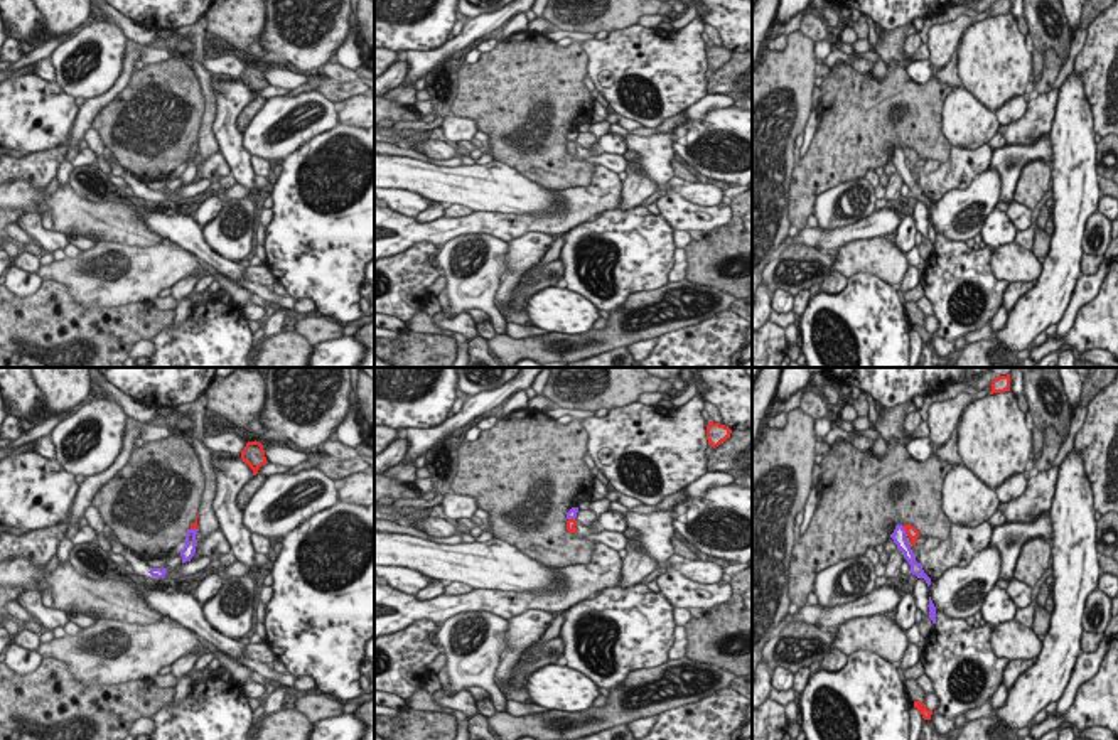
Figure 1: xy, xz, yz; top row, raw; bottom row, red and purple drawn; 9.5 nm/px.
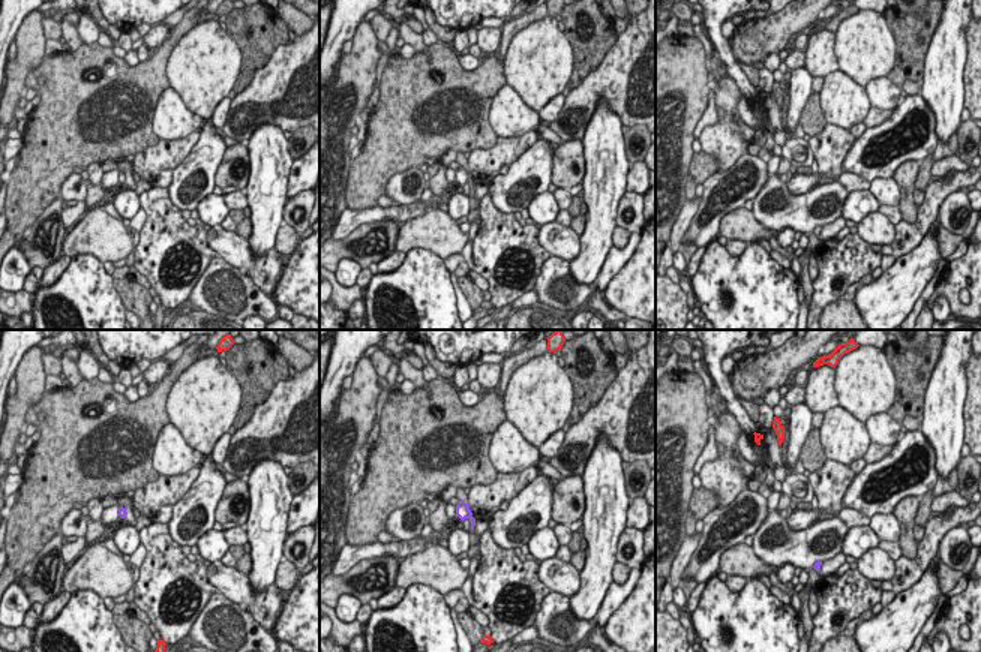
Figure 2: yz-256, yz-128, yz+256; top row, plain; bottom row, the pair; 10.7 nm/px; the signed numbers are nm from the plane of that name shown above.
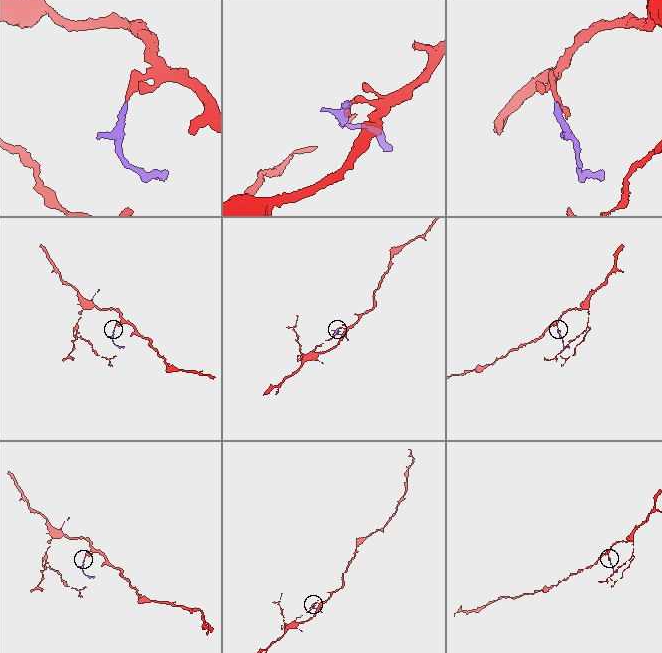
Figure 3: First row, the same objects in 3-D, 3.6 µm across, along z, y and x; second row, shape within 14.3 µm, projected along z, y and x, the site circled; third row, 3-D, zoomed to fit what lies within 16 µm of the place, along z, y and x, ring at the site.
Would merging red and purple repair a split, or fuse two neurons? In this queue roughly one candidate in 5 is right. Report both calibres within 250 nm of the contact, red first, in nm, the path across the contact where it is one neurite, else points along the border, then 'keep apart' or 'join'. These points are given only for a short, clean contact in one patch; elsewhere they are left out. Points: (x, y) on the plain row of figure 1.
120/130 nm | along yz (902, 149), (908, 157) | keep apart

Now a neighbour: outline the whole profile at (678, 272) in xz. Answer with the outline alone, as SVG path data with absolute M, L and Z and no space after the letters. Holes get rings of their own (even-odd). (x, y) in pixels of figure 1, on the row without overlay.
M675 248L673 260L675 260L675 265L668 273L669 283L685 280L685 276L686 276L686 253L685 253L685 249Z

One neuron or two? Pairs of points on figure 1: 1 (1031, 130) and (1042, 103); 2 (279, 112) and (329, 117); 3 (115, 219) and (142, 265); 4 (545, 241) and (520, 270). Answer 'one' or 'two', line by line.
1: one
2: one
3: two
4: one

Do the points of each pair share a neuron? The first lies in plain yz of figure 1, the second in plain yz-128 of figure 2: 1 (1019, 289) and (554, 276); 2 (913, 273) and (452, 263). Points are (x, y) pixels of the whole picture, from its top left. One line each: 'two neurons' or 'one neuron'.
1: one neuron
2: one neuron

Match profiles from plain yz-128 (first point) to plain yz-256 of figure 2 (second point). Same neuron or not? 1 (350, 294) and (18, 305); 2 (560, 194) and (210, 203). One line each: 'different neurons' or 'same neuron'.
1: same neuron
2: different neurons

